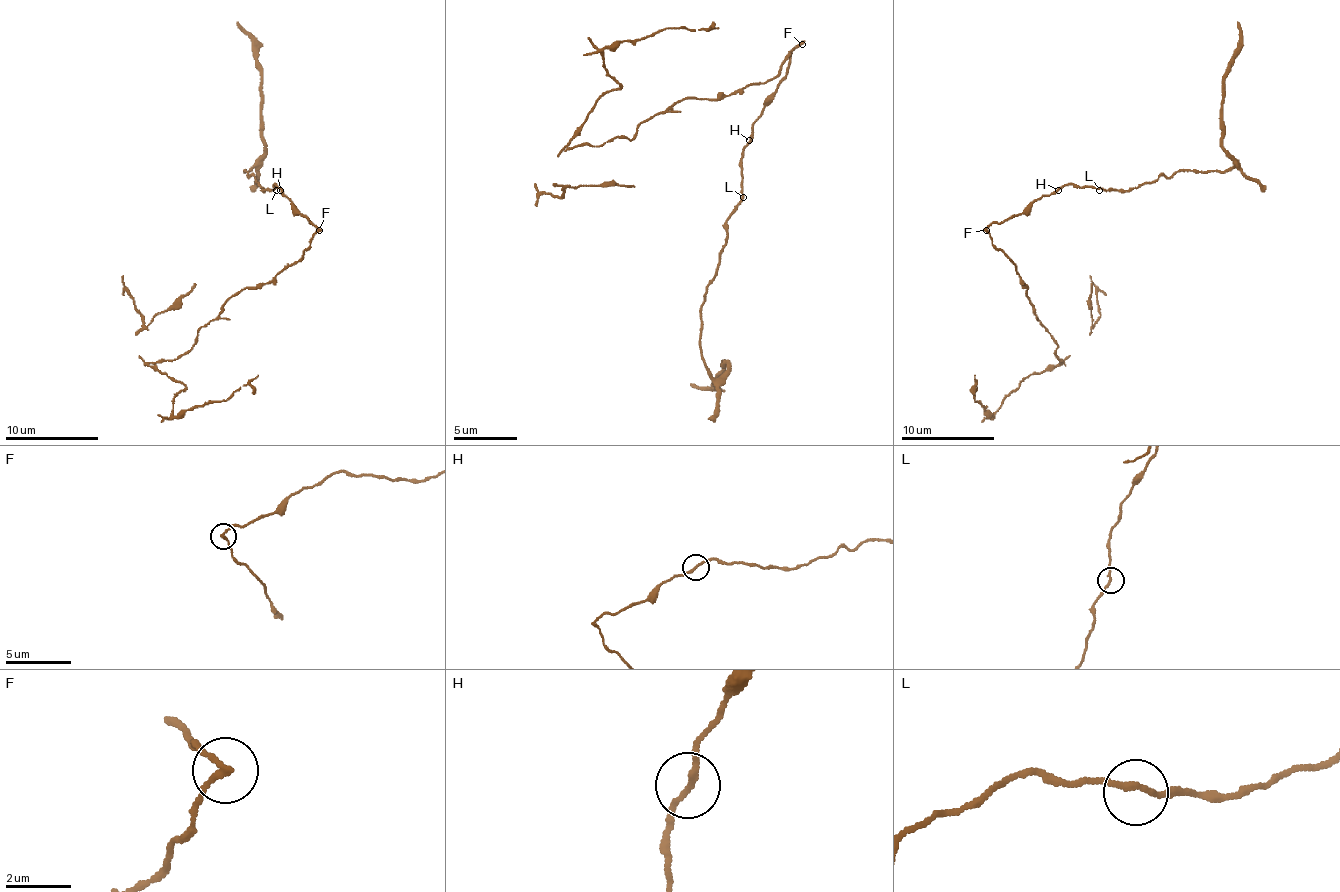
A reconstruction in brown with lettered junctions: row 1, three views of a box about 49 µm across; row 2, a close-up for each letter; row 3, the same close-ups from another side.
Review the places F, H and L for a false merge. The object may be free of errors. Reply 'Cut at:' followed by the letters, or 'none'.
Cut at: F

